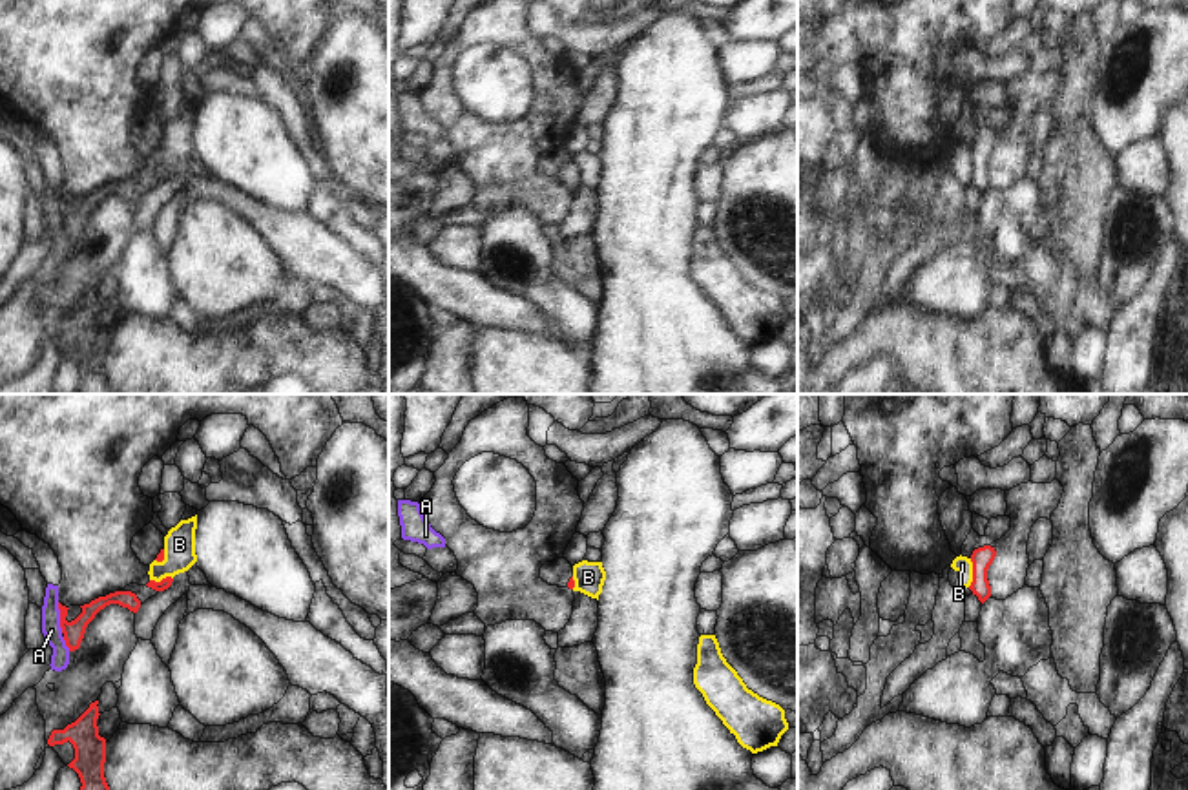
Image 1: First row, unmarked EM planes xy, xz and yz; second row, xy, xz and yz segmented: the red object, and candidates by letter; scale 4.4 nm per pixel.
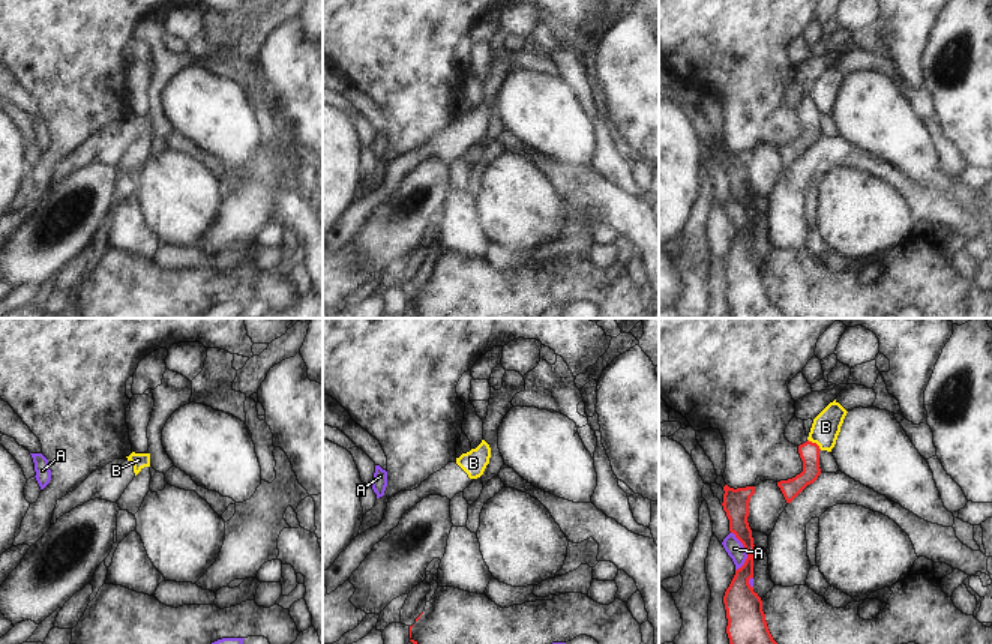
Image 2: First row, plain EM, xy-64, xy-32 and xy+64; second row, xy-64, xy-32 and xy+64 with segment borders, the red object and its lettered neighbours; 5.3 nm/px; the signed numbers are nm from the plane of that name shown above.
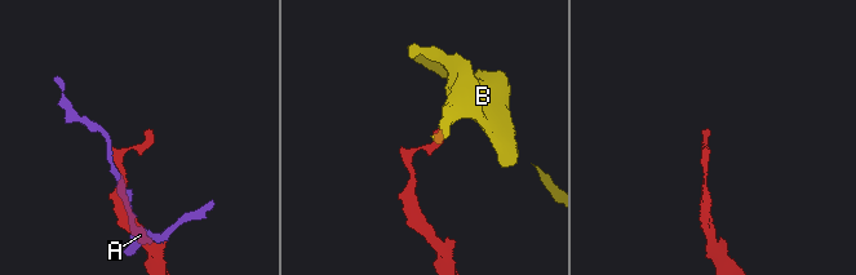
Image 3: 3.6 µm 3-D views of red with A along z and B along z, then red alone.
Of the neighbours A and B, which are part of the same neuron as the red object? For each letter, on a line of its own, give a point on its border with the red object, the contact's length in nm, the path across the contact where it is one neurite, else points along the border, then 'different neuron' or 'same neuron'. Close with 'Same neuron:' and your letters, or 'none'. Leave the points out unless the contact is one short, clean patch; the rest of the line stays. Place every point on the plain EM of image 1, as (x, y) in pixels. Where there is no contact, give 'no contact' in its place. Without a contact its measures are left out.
A: meets red in xy at (61, 208); contact 140 nm long; different neuron
B: meets red in yz at (973, 165); contact 130 nm long; border along yz (971, 150), (971, 174), (968, 177); different neuron
Same neuron: none

